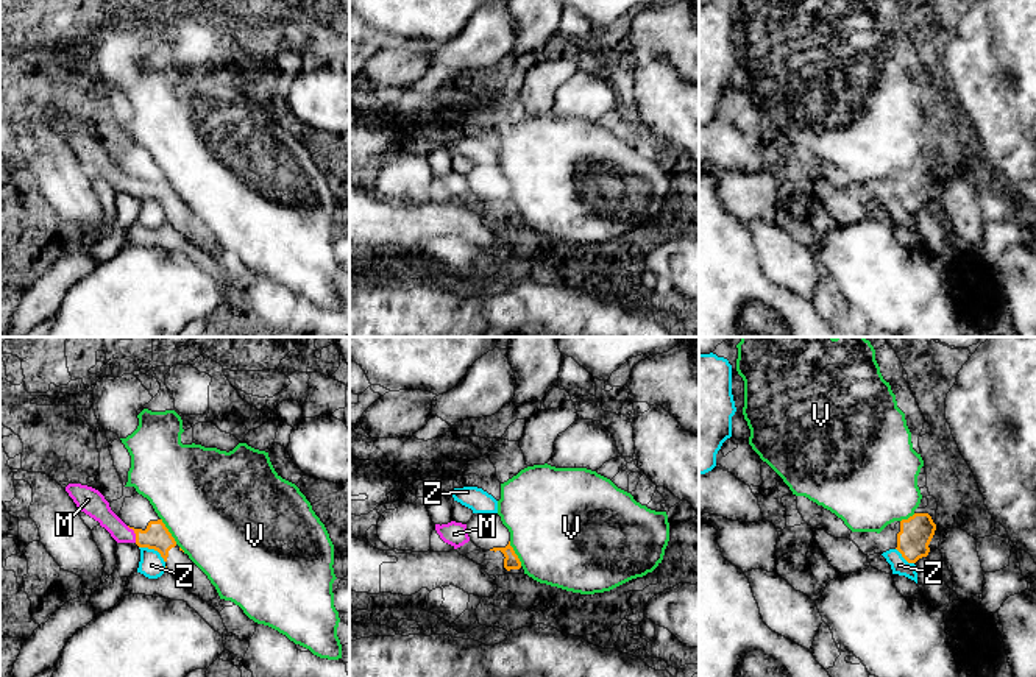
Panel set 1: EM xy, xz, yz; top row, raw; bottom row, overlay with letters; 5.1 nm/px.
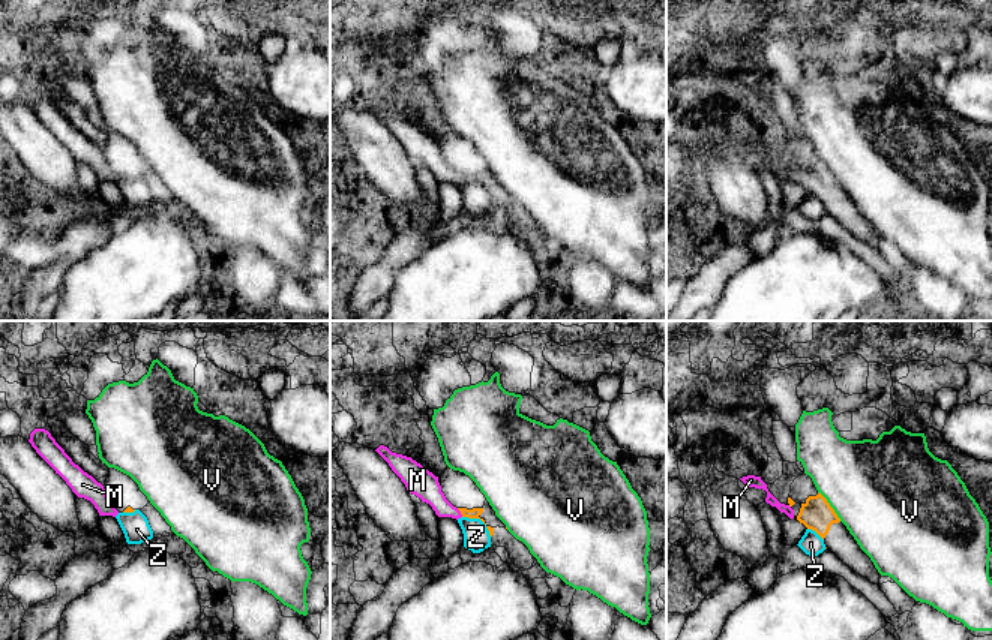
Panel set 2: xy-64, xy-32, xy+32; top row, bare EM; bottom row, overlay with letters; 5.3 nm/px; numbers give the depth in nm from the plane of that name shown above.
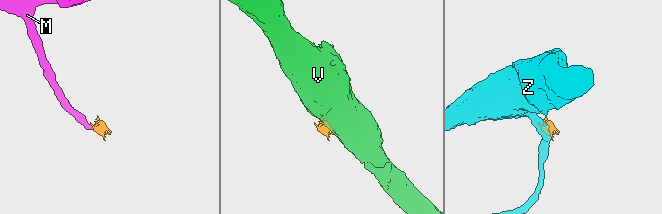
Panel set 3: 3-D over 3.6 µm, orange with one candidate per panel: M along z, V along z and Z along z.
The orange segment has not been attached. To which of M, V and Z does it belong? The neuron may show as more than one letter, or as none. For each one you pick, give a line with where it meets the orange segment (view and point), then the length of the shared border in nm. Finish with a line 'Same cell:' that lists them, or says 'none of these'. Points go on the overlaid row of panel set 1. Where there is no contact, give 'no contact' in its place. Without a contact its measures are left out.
M: xy (134, 532) | 100 nm
Same cell: M

